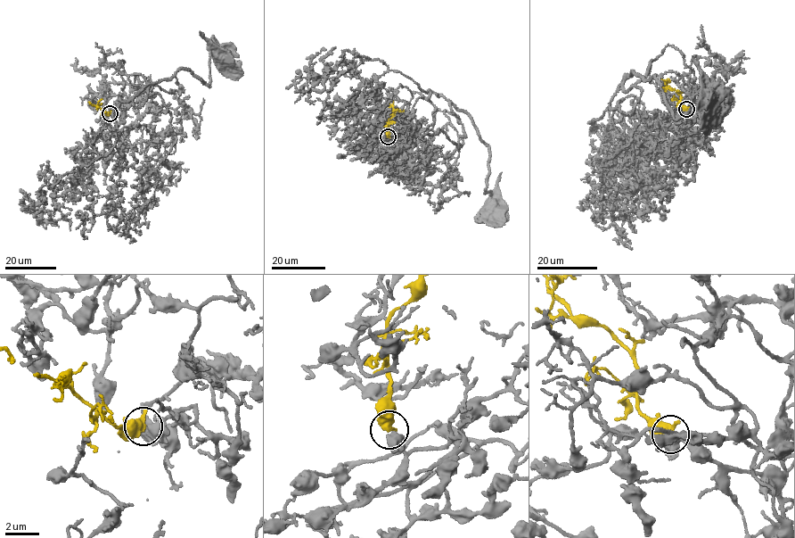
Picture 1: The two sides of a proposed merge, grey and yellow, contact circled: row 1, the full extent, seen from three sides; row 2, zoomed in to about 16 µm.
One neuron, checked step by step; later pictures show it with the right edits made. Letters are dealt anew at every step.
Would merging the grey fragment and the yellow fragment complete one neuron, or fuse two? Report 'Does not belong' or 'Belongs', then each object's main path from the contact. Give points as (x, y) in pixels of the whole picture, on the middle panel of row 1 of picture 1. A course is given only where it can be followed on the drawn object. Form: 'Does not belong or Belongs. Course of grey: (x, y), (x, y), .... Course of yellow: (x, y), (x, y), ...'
Belongs. Course of grey: (389, 137), (378, 150), (408, 143), (435, 109), (458, 122), (450, 103), (465, 112), (489, 149), (494, 211). Course of yellow: (388, 136), (387, 123), (393, 112), (389, 103)

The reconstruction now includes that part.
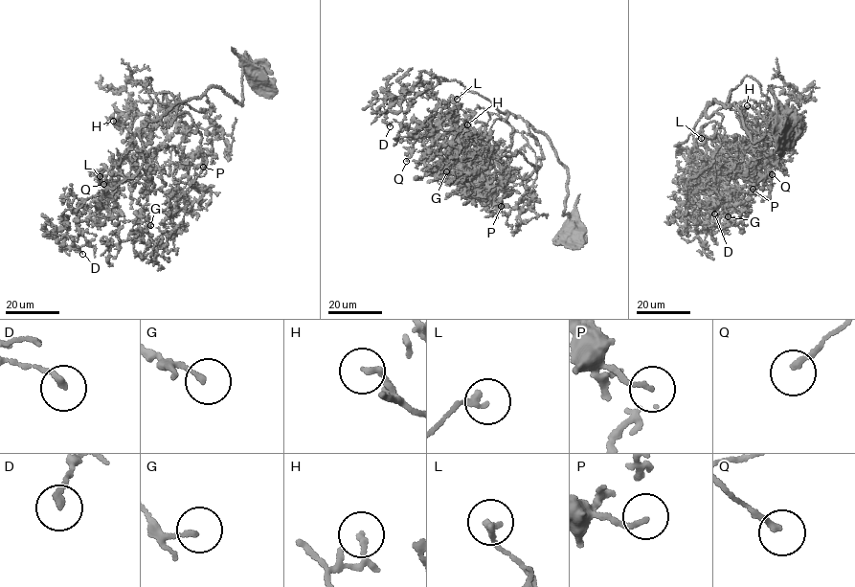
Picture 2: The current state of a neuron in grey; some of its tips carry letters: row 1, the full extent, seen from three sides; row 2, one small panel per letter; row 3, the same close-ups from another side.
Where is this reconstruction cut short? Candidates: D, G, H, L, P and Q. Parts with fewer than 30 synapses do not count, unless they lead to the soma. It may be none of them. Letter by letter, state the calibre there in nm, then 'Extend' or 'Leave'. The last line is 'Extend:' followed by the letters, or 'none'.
D: Thickness 220 nm. Leave
G: Thickness 150 nm. Leave
H: Thickness 180 nm. Extend
L: Thickness 200 nm. Leave
P: Thickness 150 nm. Leave
Q: Thickness 200 nm. Leave
Extend: H

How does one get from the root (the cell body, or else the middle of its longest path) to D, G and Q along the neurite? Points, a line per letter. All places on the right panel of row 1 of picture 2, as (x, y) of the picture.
D: (784, 125), (777, 116), (753, 142), (734, 105), (707, 104), (675, 146), (700, 199), (718, 206), (714, 214)
G: (784, 125), (777, 116), (753, 142), (734, 105), (707, 104), (697, 186), (728, 216)
Q: (784, 125), (777, 116), (753, 142), (734, 105), (714, 100), (694, 127), (718, 123), (772, 174)

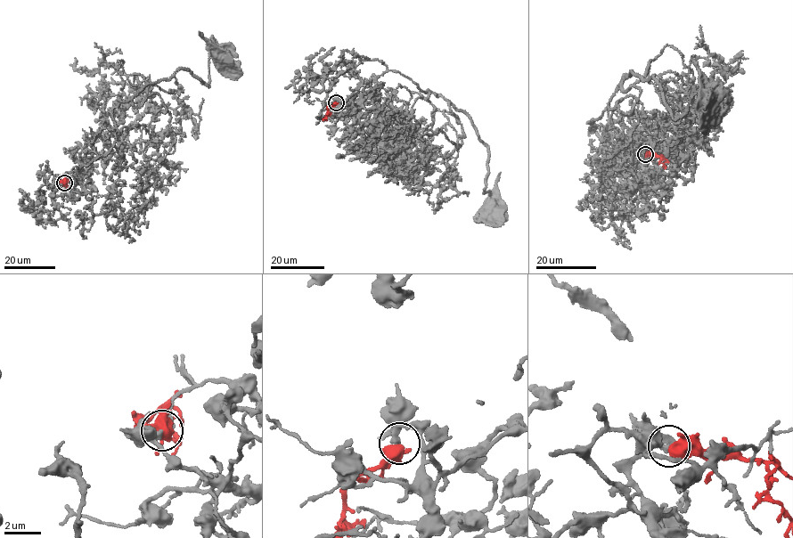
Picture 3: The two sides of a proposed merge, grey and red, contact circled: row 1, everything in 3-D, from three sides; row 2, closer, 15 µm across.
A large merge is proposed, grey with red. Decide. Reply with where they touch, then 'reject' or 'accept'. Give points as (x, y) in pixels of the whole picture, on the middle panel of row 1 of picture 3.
(336, 102) | accept

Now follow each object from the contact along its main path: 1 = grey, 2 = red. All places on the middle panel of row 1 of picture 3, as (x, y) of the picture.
1: (336, 101), (340, 107), (360, 98), (387, 70), (443, 96), (467, 115), (488, 149), (484, 192), (493, 210)
2: (336, 102), (329, 107), (322, 119)

